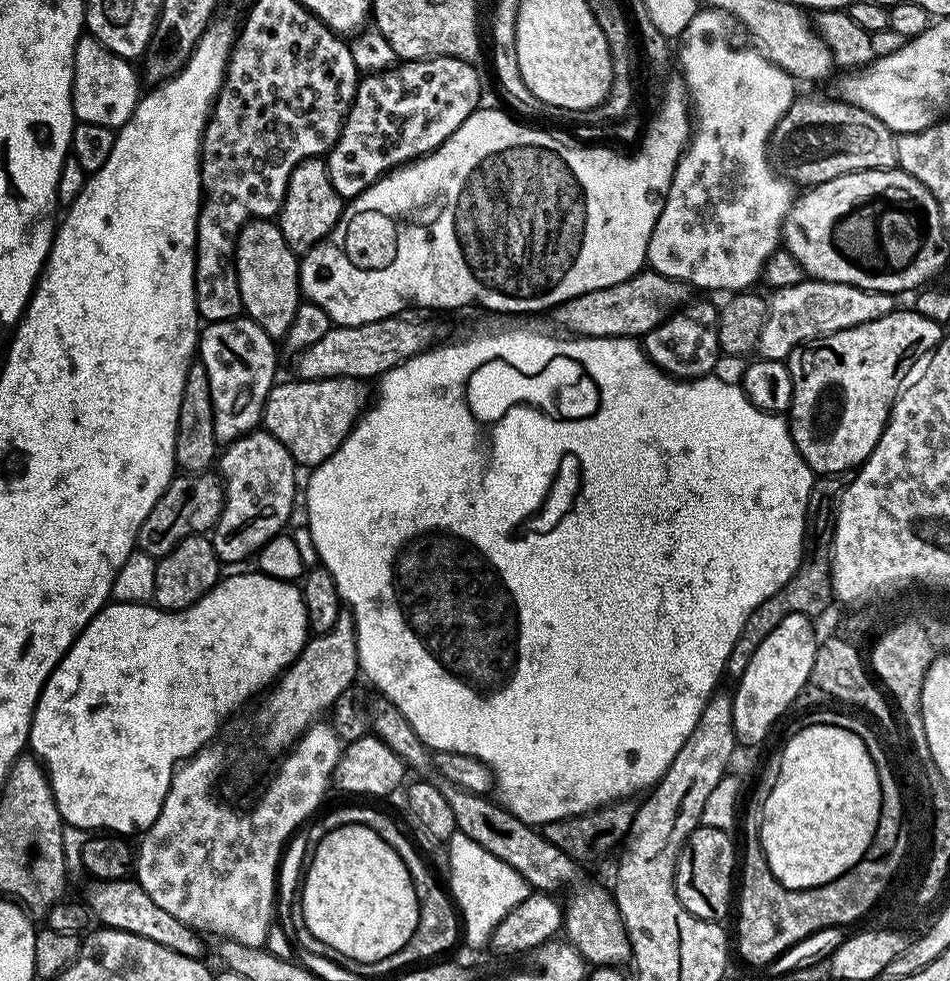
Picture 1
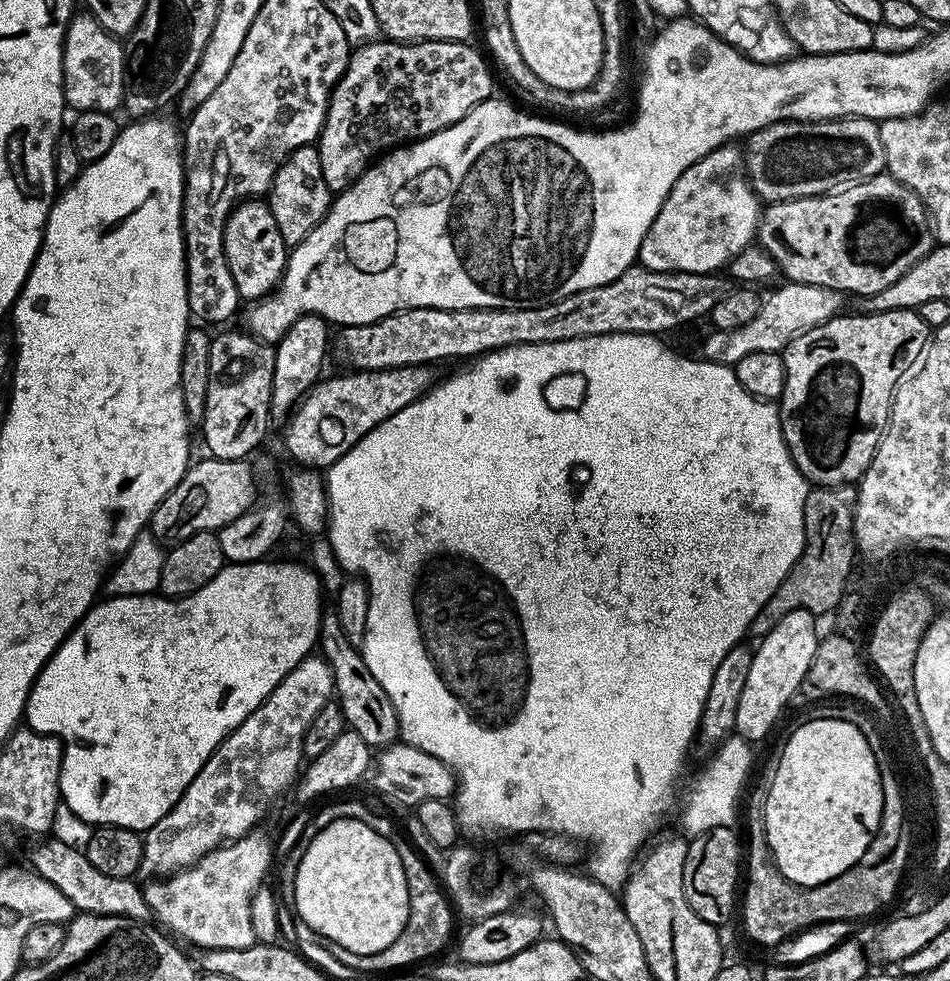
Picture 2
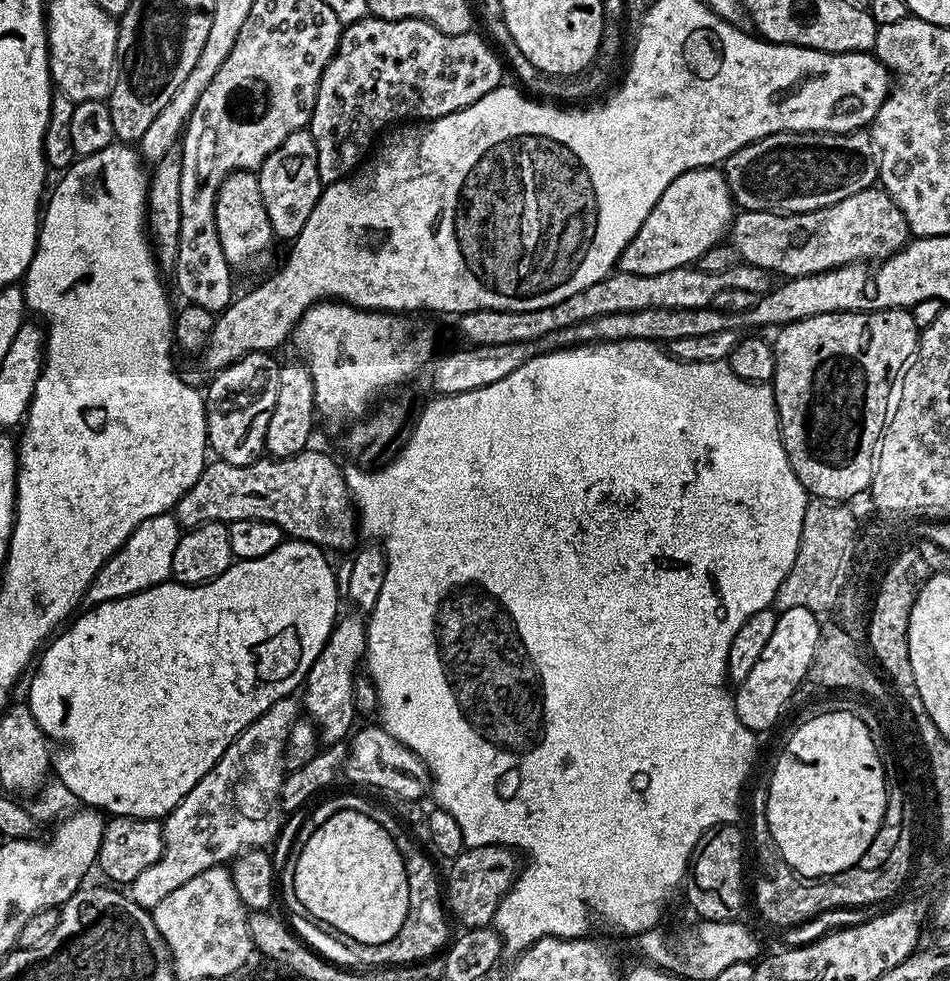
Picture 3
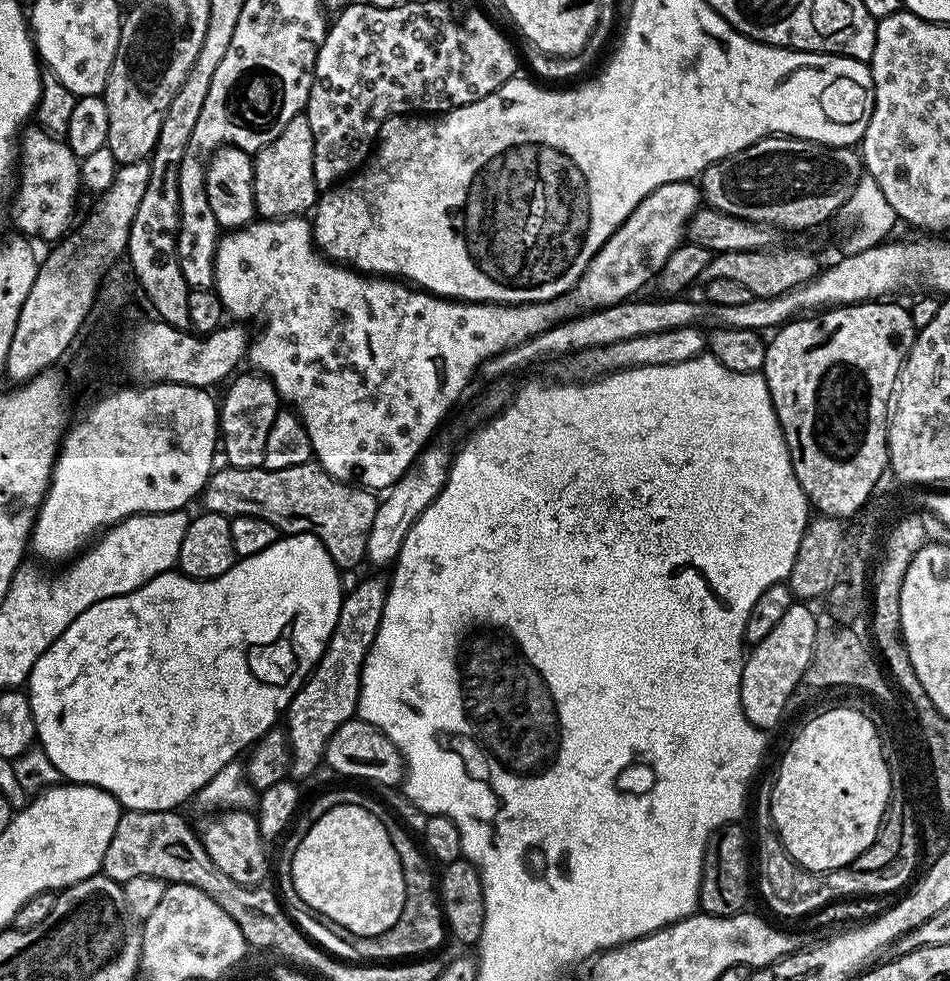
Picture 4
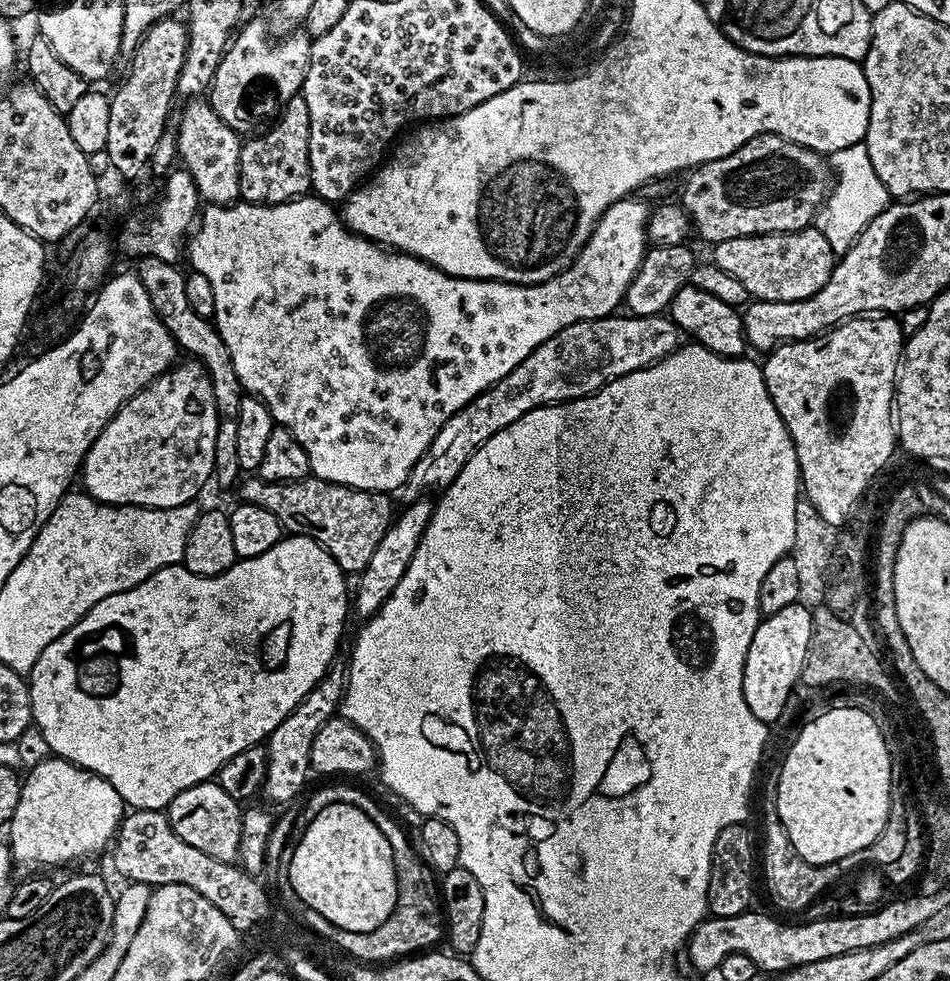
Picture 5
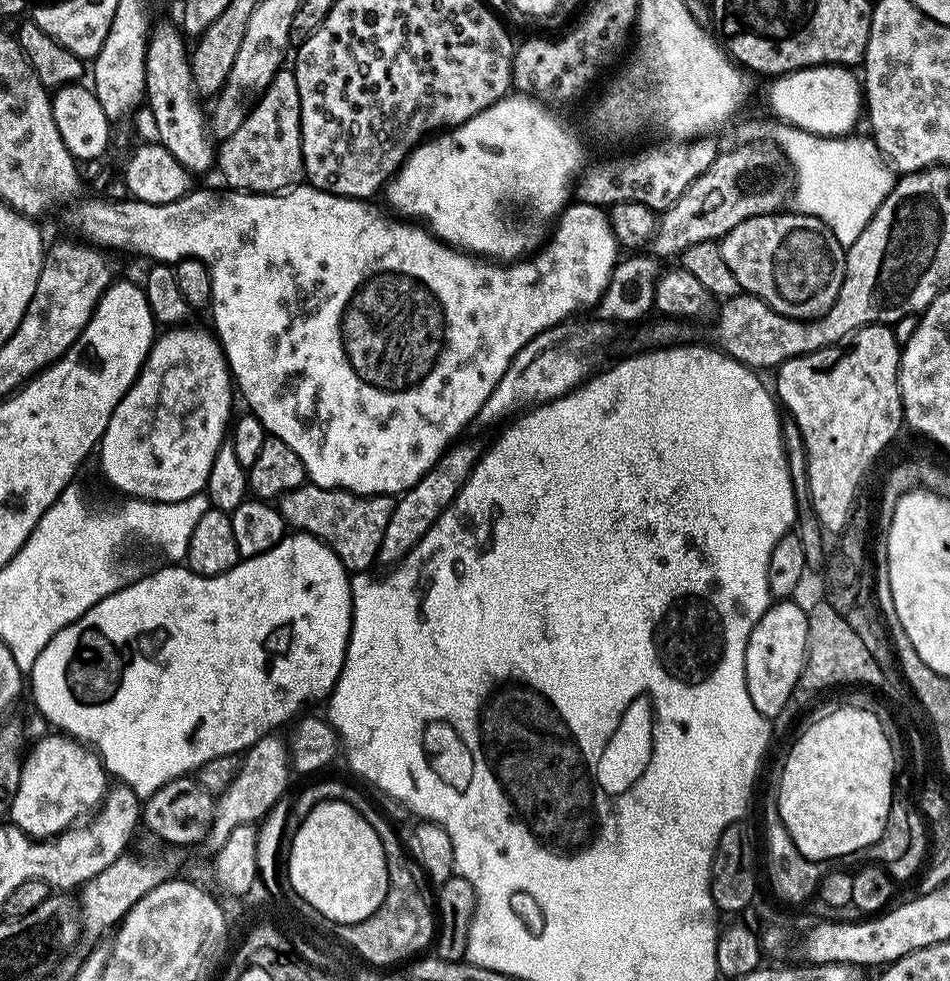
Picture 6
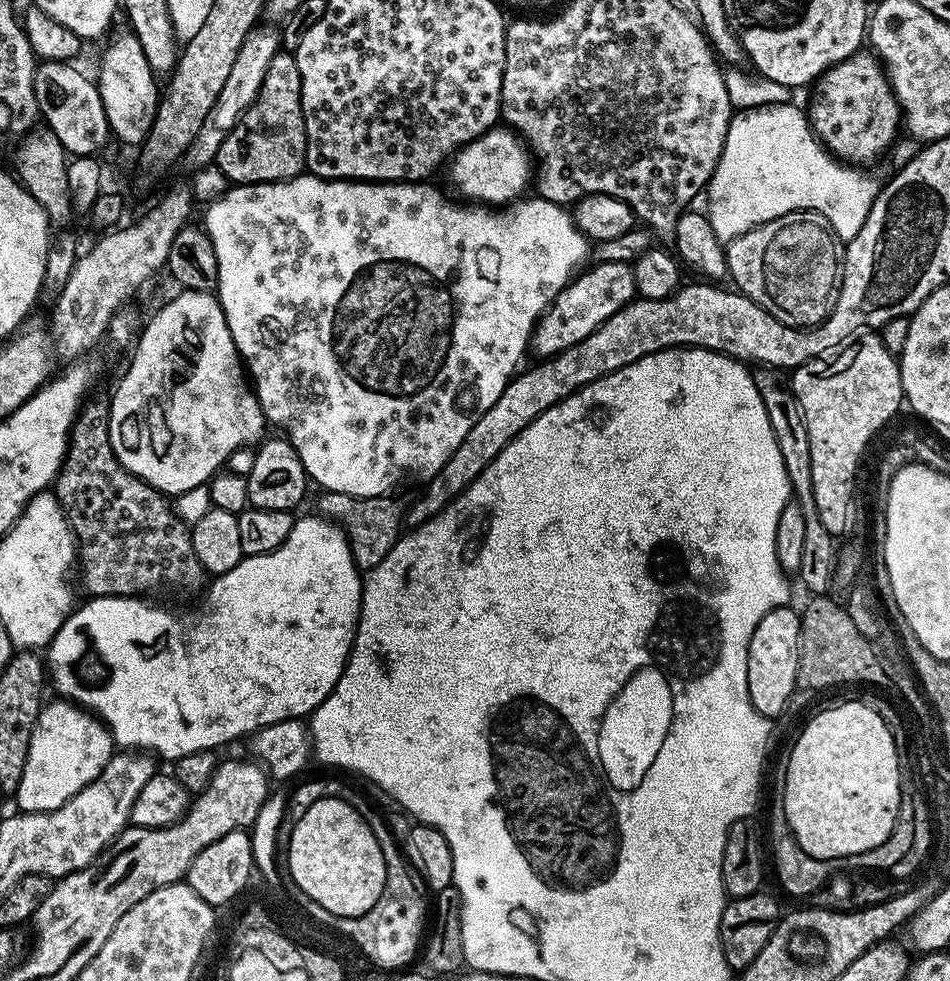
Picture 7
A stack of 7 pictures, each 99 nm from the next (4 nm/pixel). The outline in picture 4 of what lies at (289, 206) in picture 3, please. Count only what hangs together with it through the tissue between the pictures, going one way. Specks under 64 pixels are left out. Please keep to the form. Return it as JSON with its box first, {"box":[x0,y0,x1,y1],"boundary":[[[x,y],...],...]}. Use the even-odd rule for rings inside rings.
{"box":[252,115,318,220],"boundary":[[[307,115],[290,118],[290,126],[274,138],[252,161],[254,170],[254,202],[256,216],[266,220],[285,220],[288,216],[304,216],[316,207],[318,189],[314,178],[314,134]]]}

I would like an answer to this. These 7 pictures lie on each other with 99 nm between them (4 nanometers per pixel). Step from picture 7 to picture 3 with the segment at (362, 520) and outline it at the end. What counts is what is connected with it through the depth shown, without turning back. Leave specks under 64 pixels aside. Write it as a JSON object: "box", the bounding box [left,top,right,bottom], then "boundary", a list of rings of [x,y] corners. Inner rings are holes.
{"box":[176,450,358,552],"boundary":[[[305,450],[285,460],[261,458],[246,466],[234,466],[224,460],[205,463],[198,482],[194,482],[194,486],[190,486],[190,490],[186,490],[176,503],[176,521],[181,529],[187,530],[206,522],[229,525],[239,520],[261,520],[278,526],[285,537],[319,544],[325,550],[337,548],[344,552],[347,548],[355,549],[358,544],[358,513],[352,493],[344,481],[341,465],[336,465],[324,452],[312,451]]]}

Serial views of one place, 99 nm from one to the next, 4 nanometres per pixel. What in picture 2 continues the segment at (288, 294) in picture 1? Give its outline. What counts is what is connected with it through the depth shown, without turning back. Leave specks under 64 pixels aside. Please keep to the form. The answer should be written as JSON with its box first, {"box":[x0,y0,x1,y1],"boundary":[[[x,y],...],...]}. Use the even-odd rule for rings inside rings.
{"box":[224,198,290,302],"boundary":[[[260,198],[241,199],[232,209],[224,231],[224,249],[230,274],[234,274],[234,286],[238,286],[238,294],[244,302],[255,302],[279,285],[290,251],[289,245],[282,242],[282,230],[278,230],[274,214]]]}

